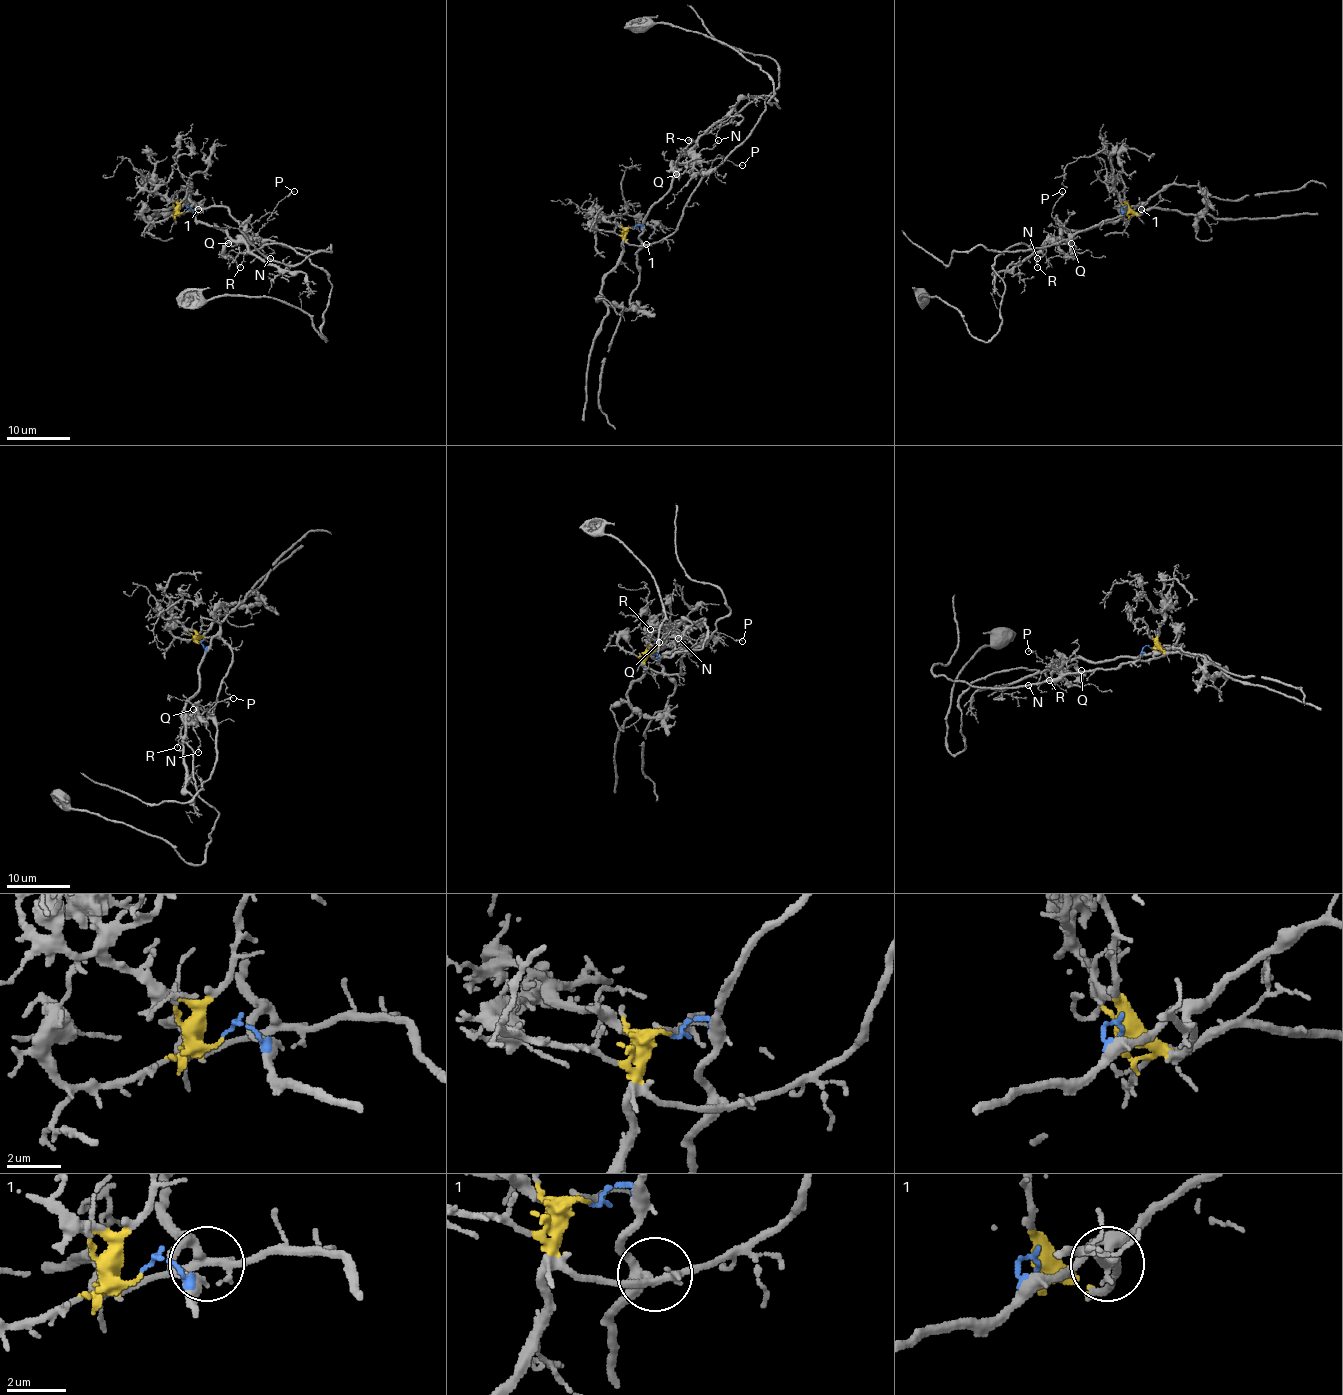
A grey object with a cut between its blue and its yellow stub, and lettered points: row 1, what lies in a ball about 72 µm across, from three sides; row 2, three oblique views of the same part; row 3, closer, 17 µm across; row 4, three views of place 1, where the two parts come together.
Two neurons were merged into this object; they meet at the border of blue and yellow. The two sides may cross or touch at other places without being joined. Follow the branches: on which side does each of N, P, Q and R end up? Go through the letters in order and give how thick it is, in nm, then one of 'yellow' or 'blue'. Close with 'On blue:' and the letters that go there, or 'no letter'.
N: 100 nm | blue
P: 130 nm | yellow
Q: 150 nm | blue
R: 110 nm | blue
On blue: N, Q, R

